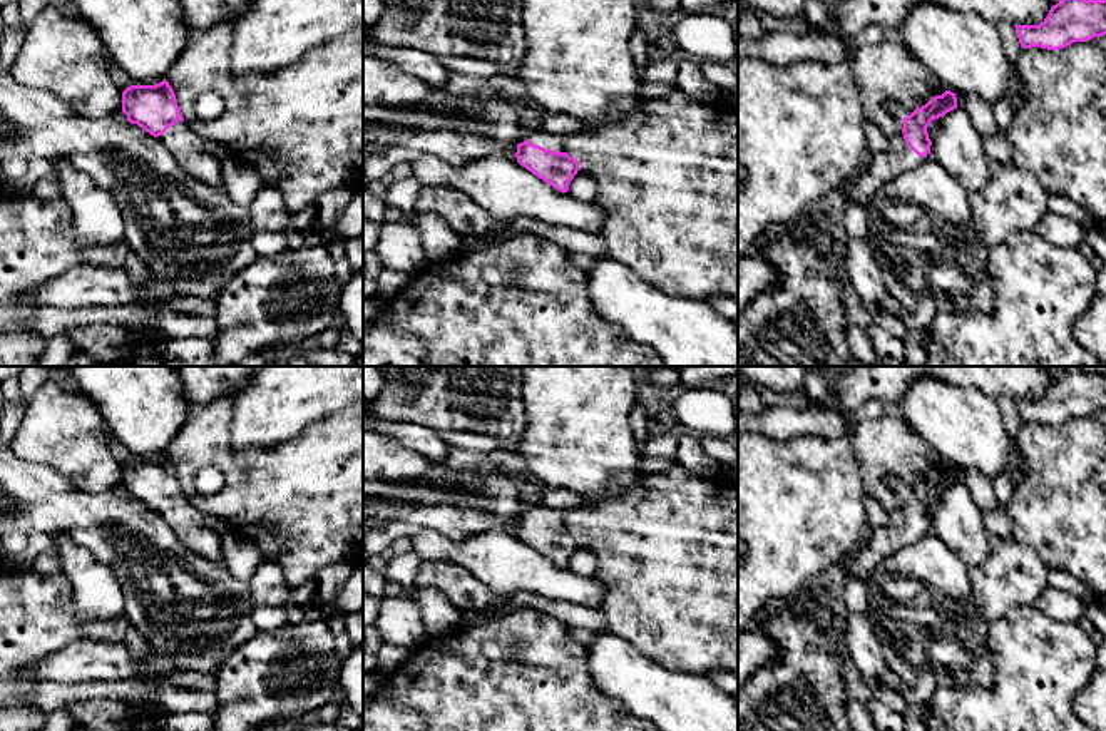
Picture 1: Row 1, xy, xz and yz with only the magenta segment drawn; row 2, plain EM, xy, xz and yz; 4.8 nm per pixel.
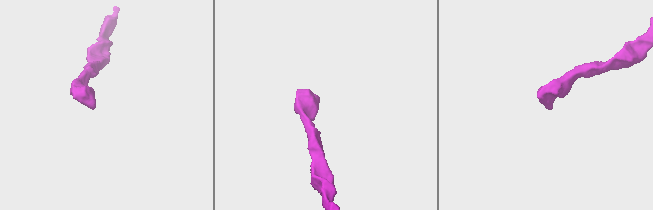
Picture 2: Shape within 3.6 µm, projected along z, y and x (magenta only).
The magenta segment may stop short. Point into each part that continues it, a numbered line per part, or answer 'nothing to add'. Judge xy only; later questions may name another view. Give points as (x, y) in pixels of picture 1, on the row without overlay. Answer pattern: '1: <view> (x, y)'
1: xy (183, 517)

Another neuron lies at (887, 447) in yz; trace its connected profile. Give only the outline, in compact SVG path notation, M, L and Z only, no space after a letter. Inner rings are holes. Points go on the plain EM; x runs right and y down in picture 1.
M897 406L877 420L865 418L855 428L853 452L867 495L887 510L900 509L907 490L947 465Z

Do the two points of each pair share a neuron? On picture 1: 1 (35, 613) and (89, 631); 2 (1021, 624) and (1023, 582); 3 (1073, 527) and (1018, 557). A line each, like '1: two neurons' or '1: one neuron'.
1: one neuron
2: two neurons
3: two neurons

